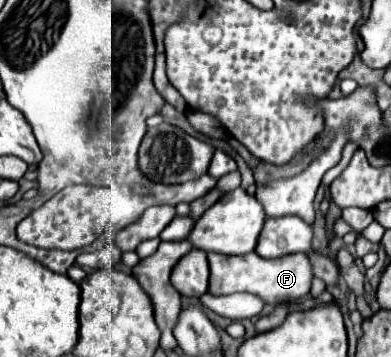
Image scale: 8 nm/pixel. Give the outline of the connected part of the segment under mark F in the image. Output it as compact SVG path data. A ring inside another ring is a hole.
M256 252L244 256L226 256L226 254L208 254L210 264L210 294L234 294L250 292L264 300L264 304L280 304L288 300L304 298L310 292L312 266L306 254L290 254L280 258L260 258Z

